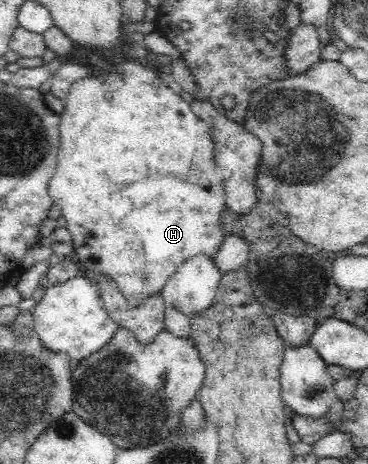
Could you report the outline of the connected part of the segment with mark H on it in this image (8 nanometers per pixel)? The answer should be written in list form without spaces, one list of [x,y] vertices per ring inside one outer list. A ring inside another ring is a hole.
[[[125,62],[119,65],[119,71],[103,74],[101,79],[77,80],[70,87],[69,95],[64,102],[64,113],[60,117],[61,153],[57,171],[54,171],[48,185],[48,192],[54,203],[61,207],[61,215],[67,222],[72,241],[72,257],[81,266],[83,274],[93,276],[100,272],[113,280],[120,292],[126,298],[129,308],[139,308],[151,295],[161,293],[162,287],[169,281],[170,276],[177,271],[179,265],[189,261],[193,256],[203,253],[213,256],[219,251],[225,231],[221,223],[221,213],[226,209],[225,188],[220,176],[217,175],[217,166],[213,157],[212,136],[208,132],[208,125],[195,116],[190,103],[183,100],[179,94],[175,94],[168,86],[159,81],[151,70],[143,69],[135,62]]]

